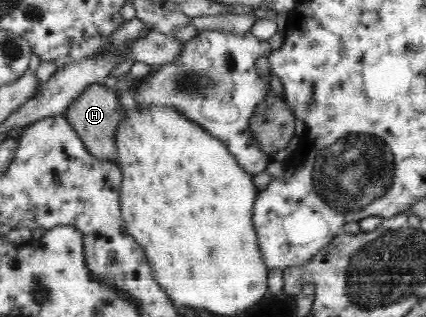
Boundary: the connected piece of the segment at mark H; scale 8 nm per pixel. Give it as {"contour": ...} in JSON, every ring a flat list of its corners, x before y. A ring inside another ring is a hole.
{"contour":[[92,85,90,89,86,89,82,93,82,97,78,97,67,112,64,114,65,119,72,125,72,128,79,133,82,141,85,143,89,152,98,159,112,162,116,165,119,163,119,149,116,140,120,129,127,123,128,115,122,116,122,109,127,109,120,104,120,97,117,93,107,91,104,85]]}

